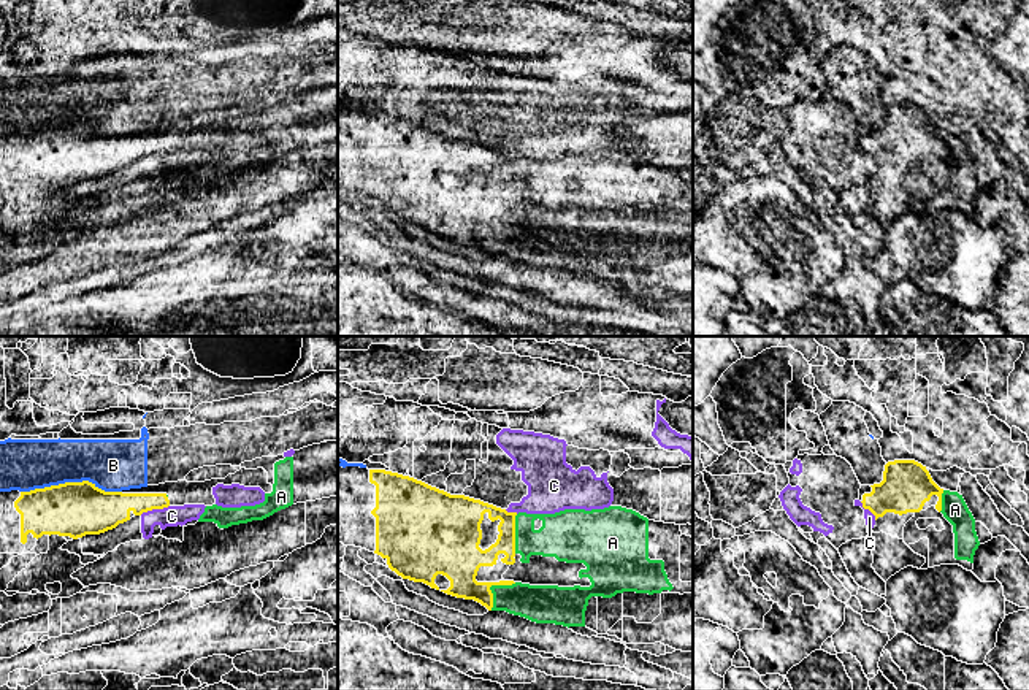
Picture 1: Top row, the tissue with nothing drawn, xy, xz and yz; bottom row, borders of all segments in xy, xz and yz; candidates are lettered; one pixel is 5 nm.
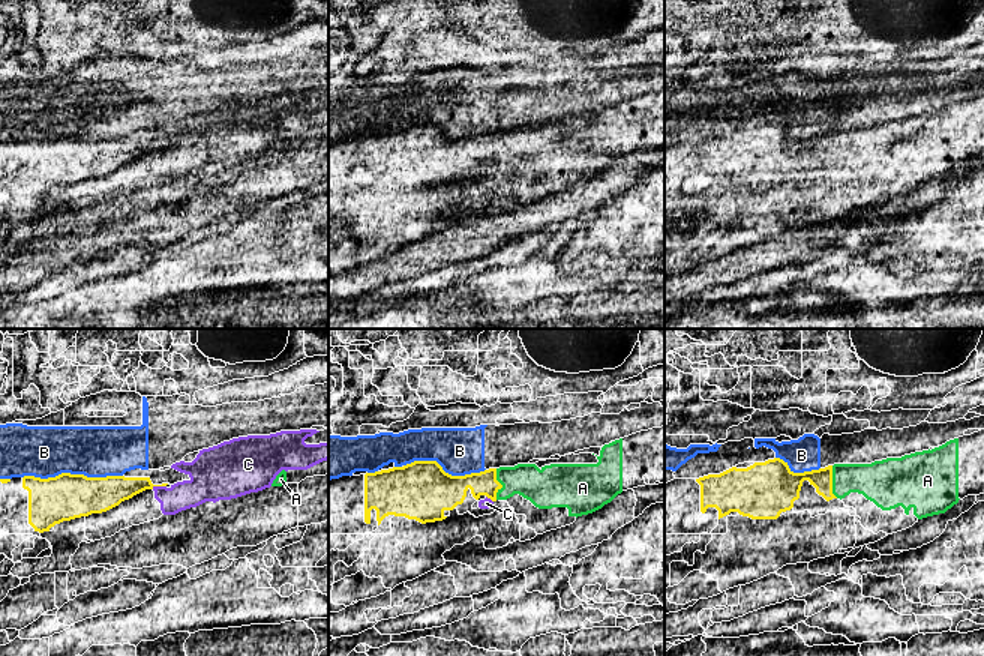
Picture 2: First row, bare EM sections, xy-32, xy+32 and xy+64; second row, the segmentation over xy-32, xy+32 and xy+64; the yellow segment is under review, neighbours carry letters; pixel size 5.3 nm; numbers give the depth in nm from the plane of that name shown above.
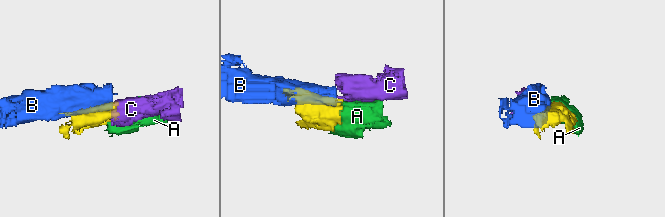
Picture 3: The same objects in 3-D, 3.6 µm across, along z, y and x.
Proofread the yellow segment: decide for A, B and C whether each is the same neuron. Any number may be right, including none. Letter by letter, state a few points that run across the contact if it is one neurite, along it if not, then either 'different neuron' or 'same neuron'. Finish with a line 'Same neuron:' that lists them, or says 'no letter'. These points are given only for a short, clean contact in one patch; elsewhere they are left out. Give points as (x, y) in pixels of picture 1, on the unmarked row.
A: same neuron
B: different neuron
C: line xy (168, 149), (140, 159); different neuron
Same neuron: A

